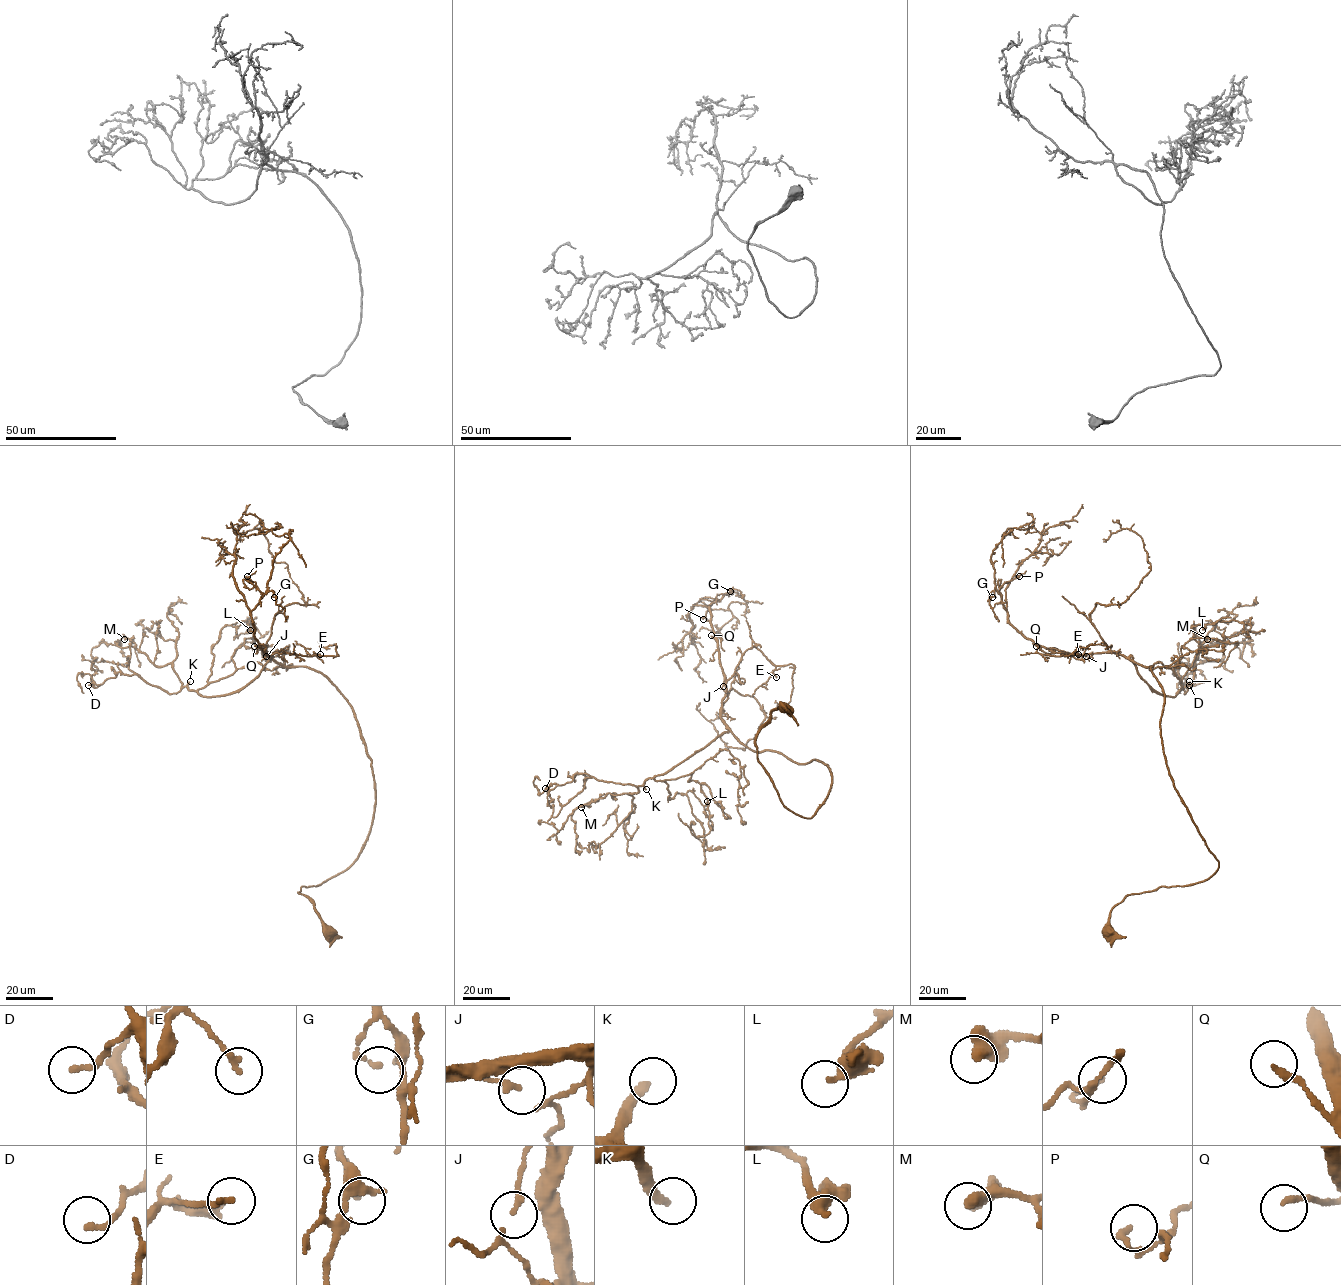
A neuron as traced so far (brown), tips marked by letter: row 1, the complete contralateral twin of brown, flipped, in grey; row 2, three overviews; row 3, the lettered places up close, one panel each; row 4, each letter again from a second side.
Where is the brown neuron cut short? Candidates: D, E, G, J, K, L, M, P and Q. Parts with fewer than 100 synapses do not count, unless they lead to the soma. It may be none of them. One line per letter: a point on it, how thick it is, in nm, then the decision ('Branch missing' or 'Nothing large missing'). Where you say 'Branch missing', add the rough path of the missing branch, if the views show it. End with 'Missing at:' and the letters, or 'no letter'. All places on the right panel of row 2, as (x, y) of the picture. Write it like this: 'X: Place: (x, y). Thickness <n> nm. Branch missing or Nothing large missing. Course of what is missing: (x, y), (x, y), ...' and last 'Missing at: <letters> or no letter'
D: Place: (1189, 685). Thickness 180 nm. Nothing large missing
E: Place: (1078, 654). Thickness 180 nm. Nothing large missing
G: Place: (992, 597). Thickness 160 nm. Nothing large missing
J: Place: (1086, 656). Thickness 170 nm. Nothing large missing
K: Place: (1189, 681). Thickness 280 nm. Branch missing. Course of what is missing: (1189, 681), (1205, 636), (1236, 618), (1248, 597), (1238, 598), (1224, 609), (1232, 617), (1238, 612)
L: Place: (1202, 630). Thickness 260 nm. Nothing large missing
M: Place: (1207, 639). Thickness 500 nm. Nothing large missing
P: Place: (1019, 576). Thickness 200 nm. Nothing large missing
Q: Place: (1036, 646). Thickness 190 nm. Nothing large missing
Missing at: K

